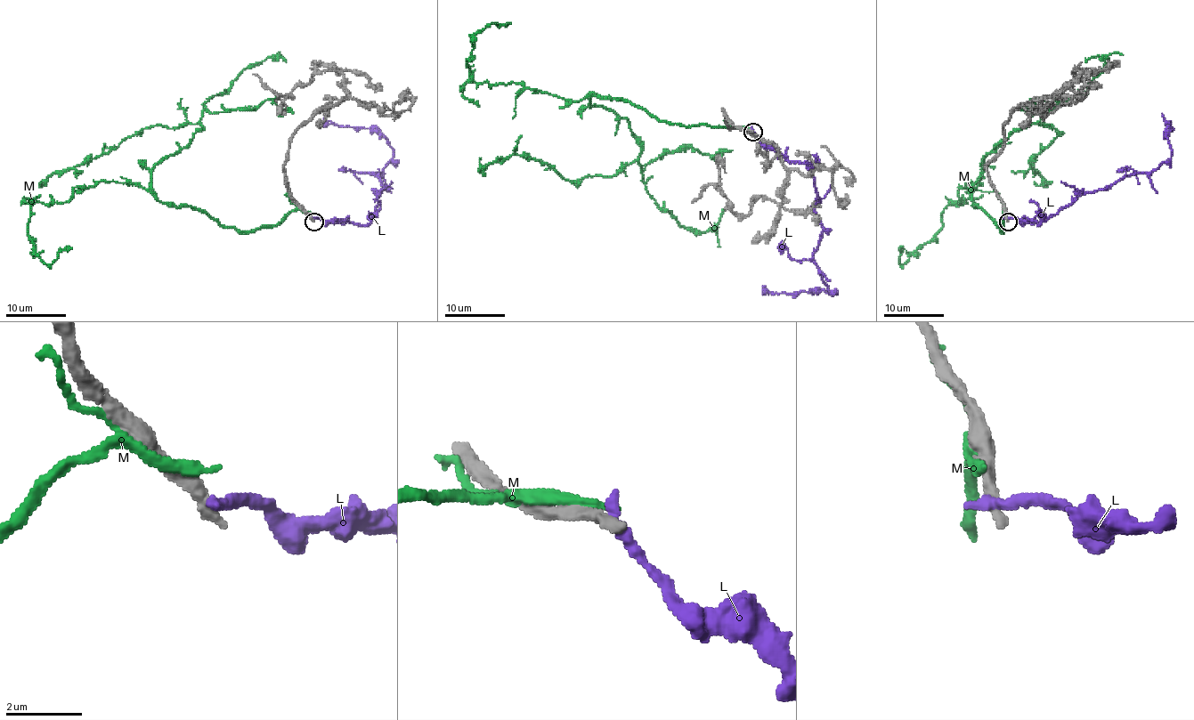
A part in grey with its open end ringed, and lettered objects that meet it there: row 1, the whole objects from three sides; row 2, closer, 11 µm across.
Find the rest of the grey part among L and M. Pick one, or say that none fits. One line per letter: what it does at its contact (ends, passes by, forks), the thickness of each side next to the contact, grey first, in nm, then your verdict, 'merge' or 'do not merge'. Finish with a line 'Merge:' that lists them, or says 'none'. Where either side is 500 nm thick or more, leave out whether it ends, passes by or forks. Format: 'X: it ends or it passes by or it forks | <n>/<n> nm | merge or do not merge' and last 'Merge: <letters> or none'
L: it ends | 400/360 nm | do not merge
M: it forks | 440/240 nm | do not merge
Merge: none

